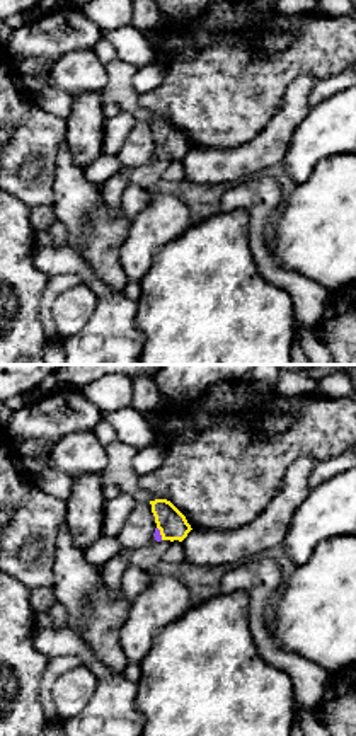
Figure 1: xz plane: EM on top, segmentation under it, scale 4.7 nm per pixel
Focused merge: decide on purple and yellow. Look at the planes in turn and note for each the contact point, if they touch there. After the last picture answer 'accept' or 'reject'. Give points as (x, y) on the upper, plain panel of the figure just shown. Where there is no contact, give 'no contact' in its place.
meets purple at (159, 152)

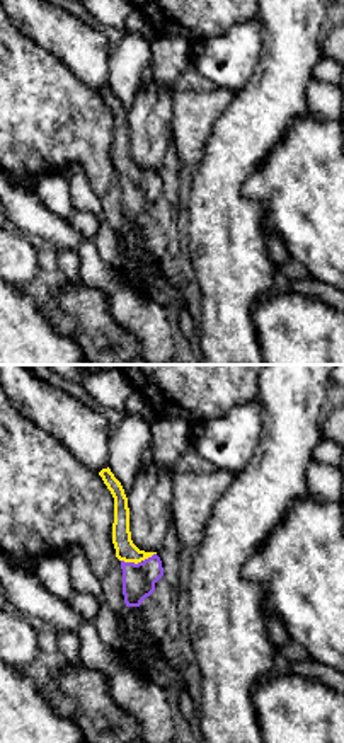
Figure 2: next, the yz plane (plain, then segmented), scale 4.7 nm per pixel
meets purple at (131, 181)

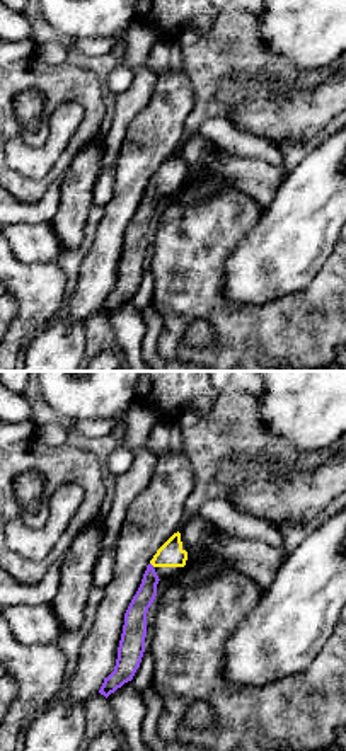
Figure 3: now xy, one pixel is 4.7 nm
no contact

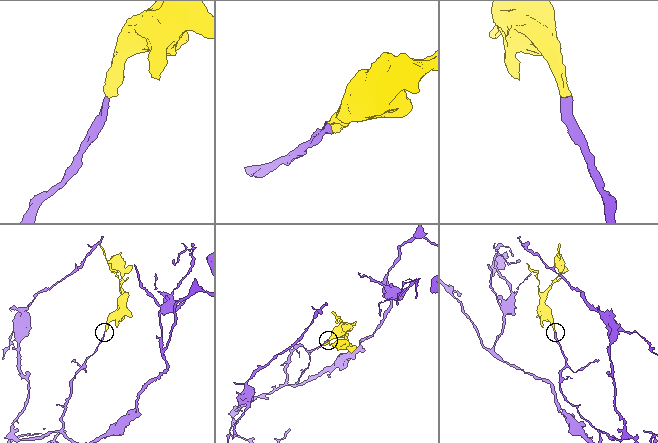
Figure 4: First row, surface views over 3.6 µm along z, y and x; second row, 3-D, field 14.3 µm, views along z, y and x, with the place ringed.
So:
accept

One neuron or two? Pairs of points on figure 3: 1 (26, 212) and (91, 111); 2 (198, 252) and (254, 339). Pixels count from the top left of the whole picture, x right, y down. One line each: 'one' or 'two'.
1: two
2: one

